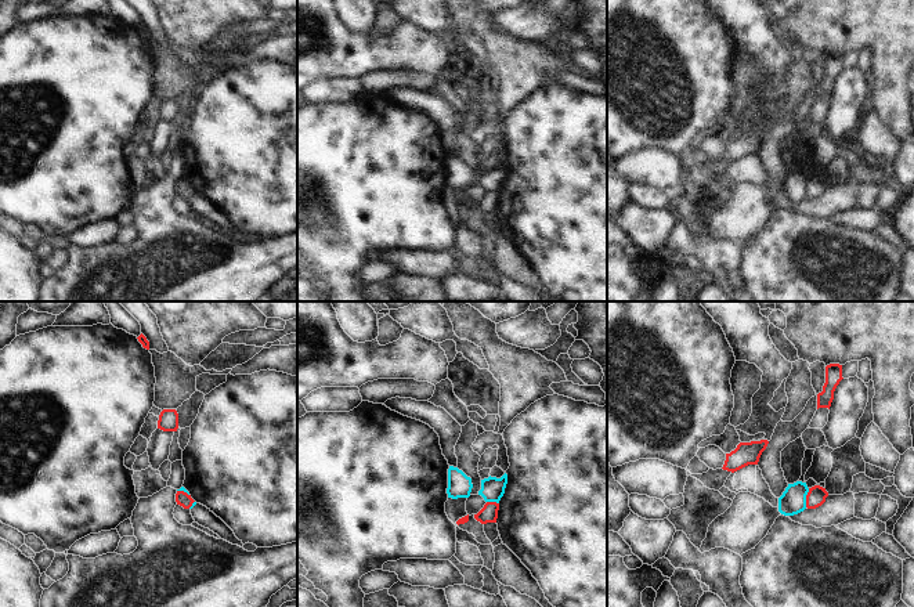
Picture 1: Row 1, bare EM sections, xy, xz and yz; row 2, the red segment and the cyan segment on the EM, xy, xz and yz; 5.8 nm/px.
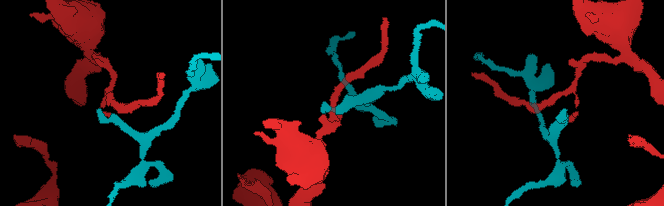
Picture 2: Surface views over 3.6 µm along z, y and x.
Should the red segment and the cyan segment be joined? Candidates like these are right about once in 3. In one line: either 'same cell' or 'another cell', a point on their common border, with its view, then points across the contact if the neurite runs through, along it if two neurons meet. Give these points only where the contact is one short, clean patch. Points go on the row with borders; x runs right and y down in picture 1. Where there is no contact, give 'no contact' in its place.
another cell | yz (806, 498) | along yz (809, 488), (805, 497), (805, 506)

